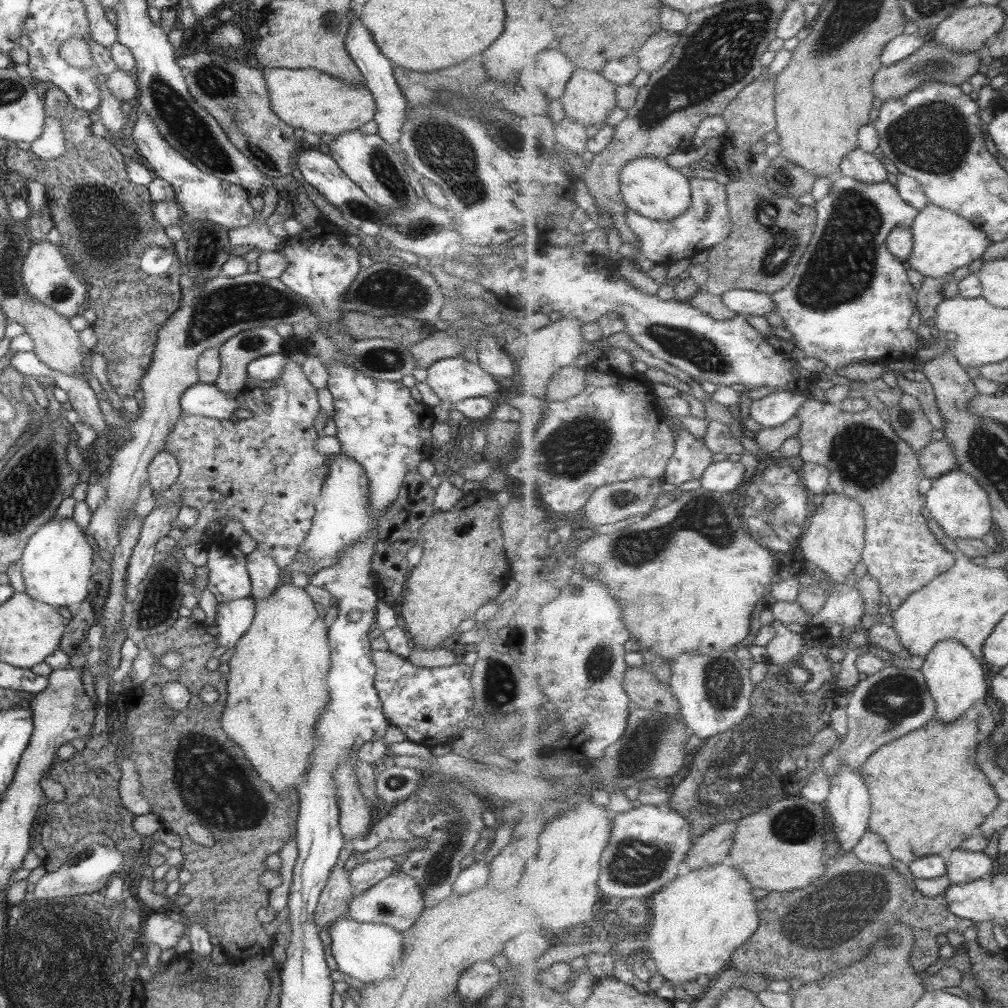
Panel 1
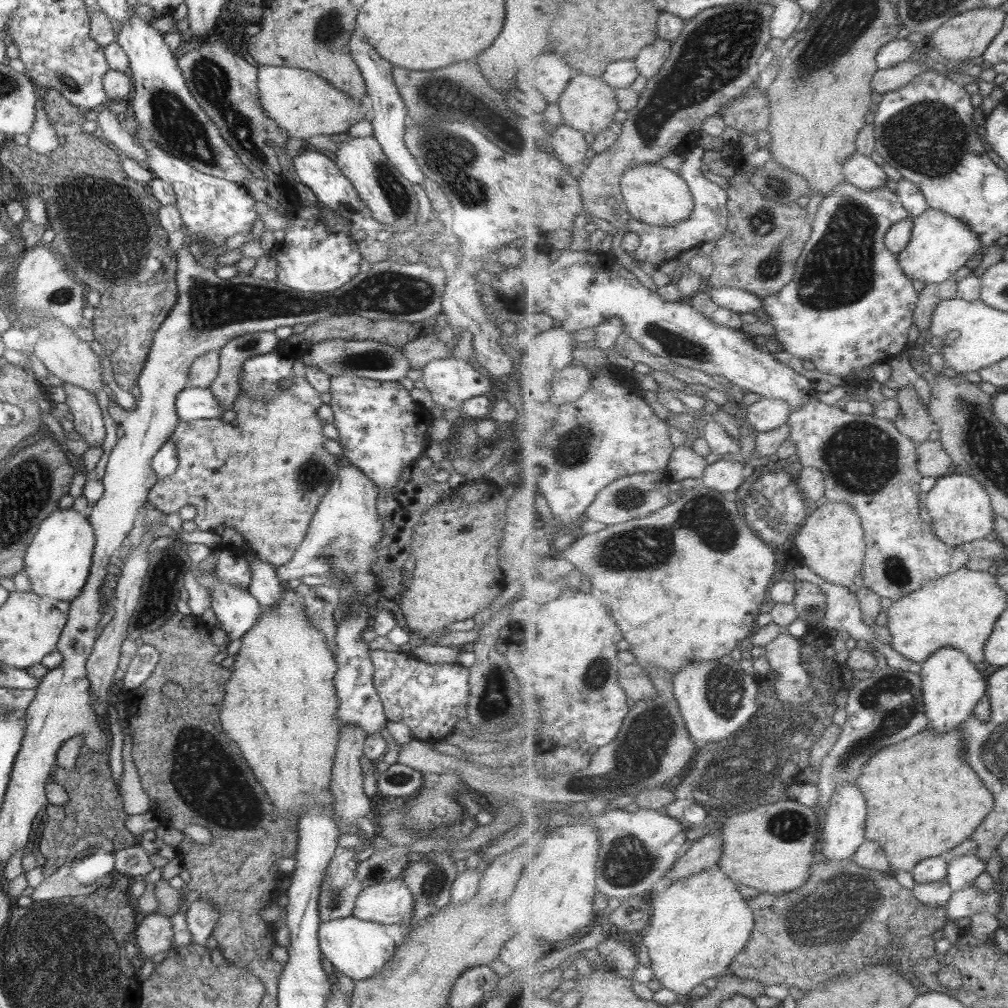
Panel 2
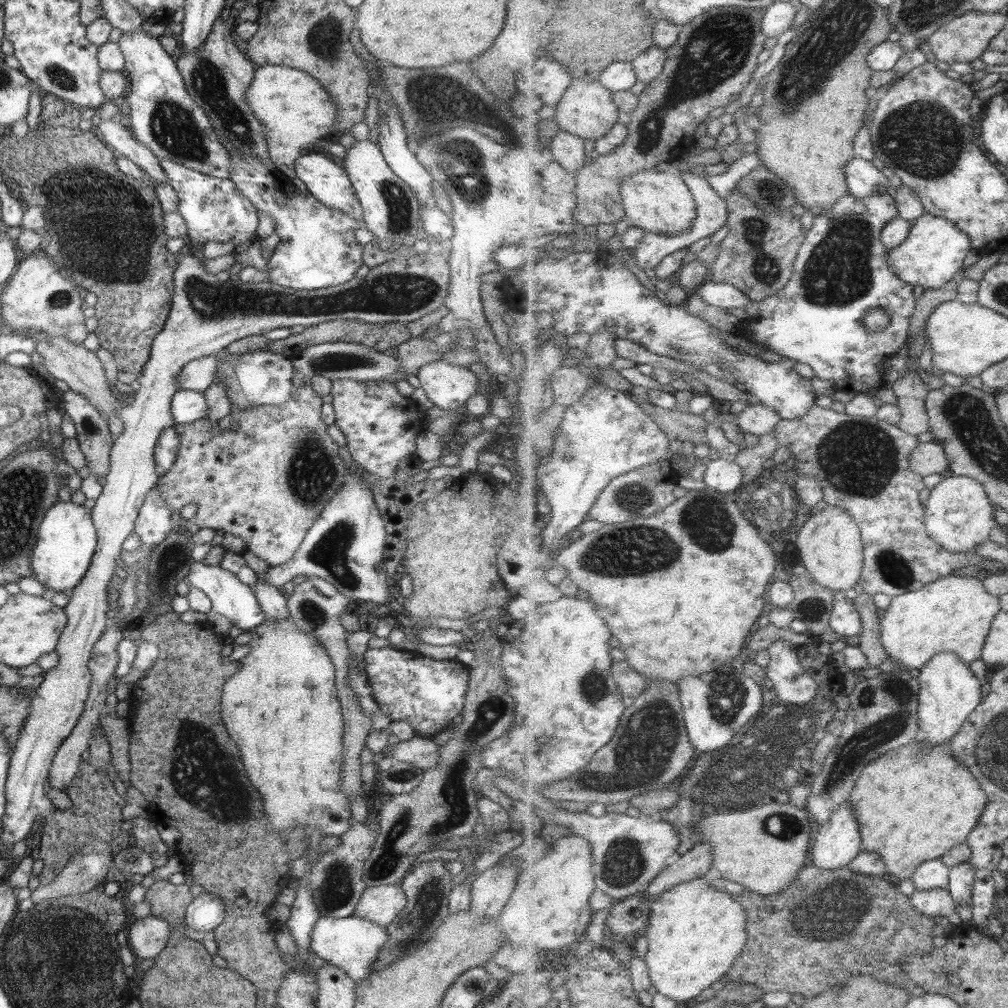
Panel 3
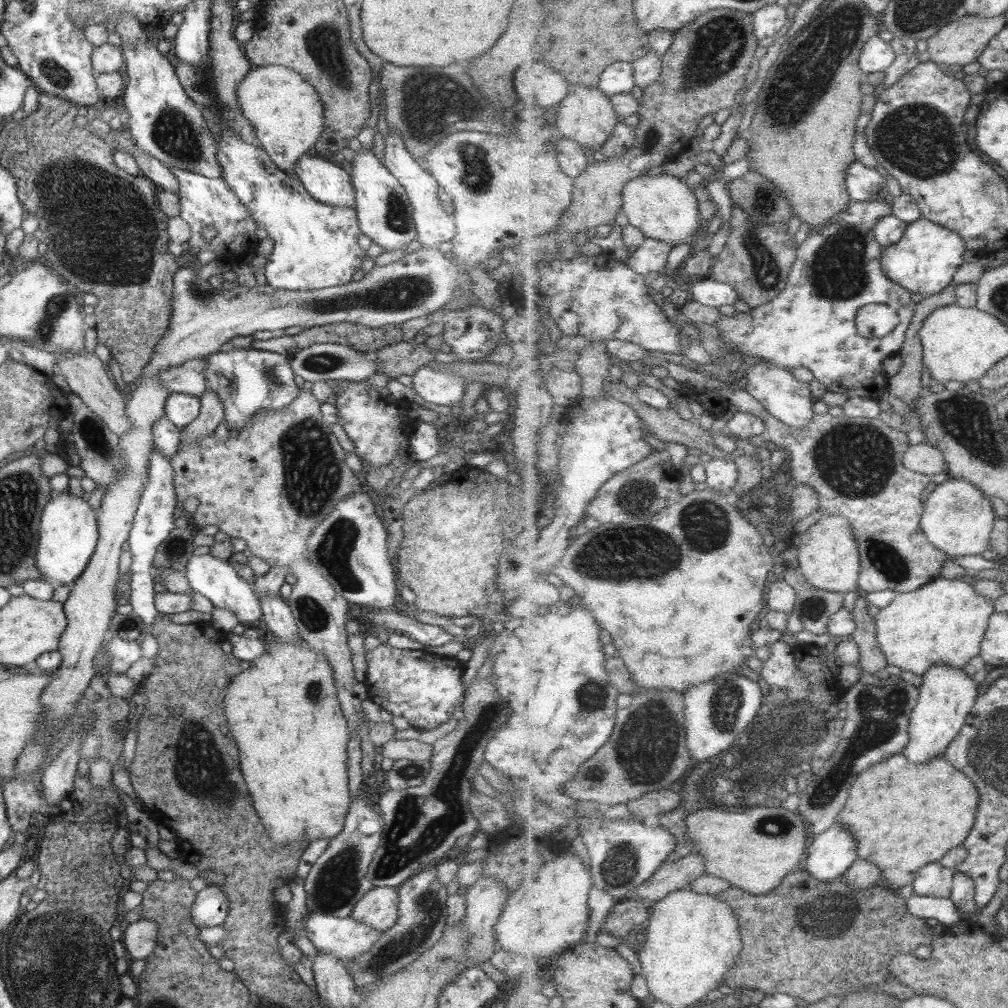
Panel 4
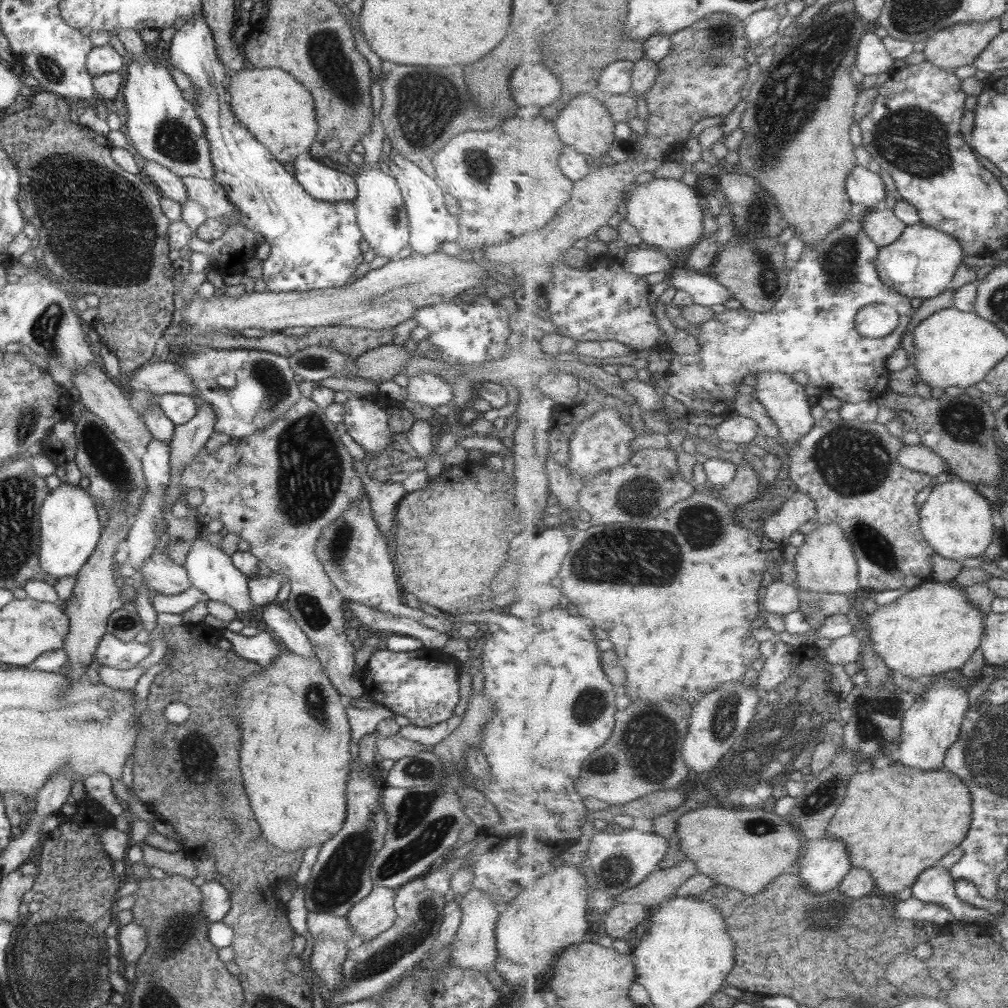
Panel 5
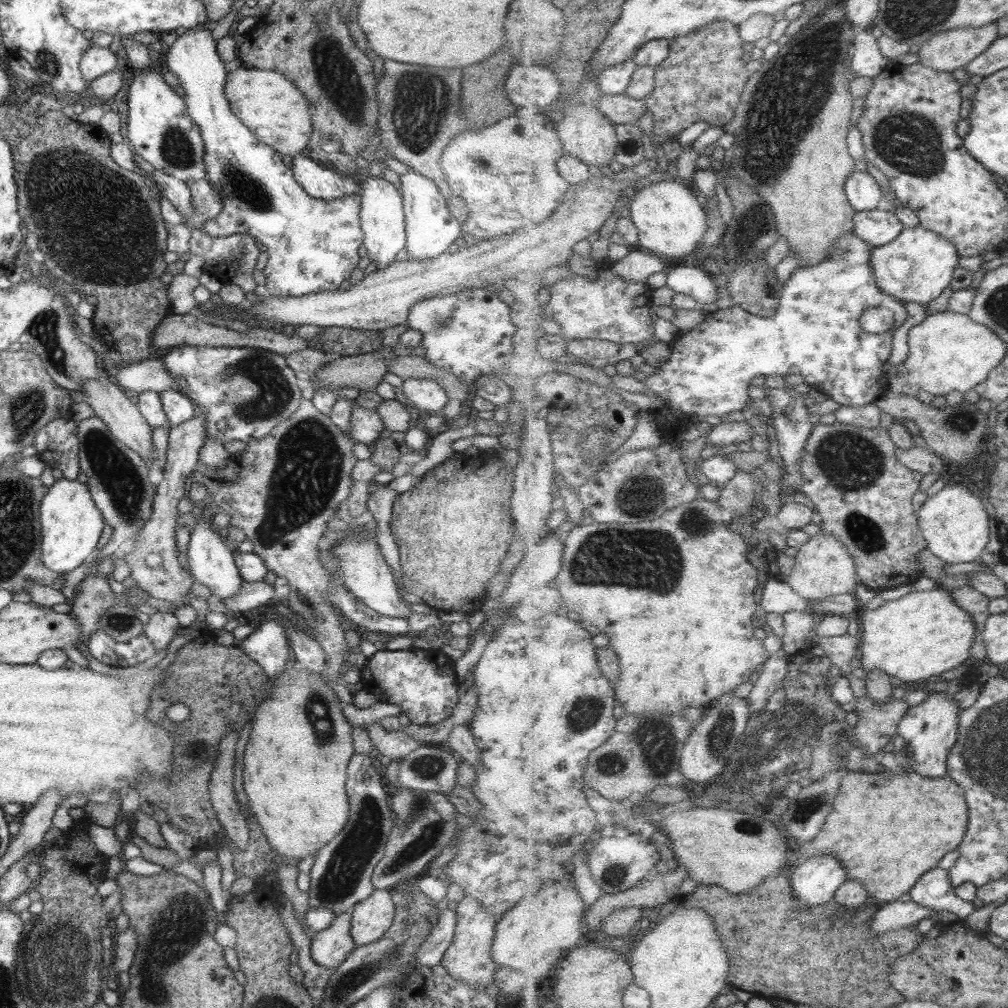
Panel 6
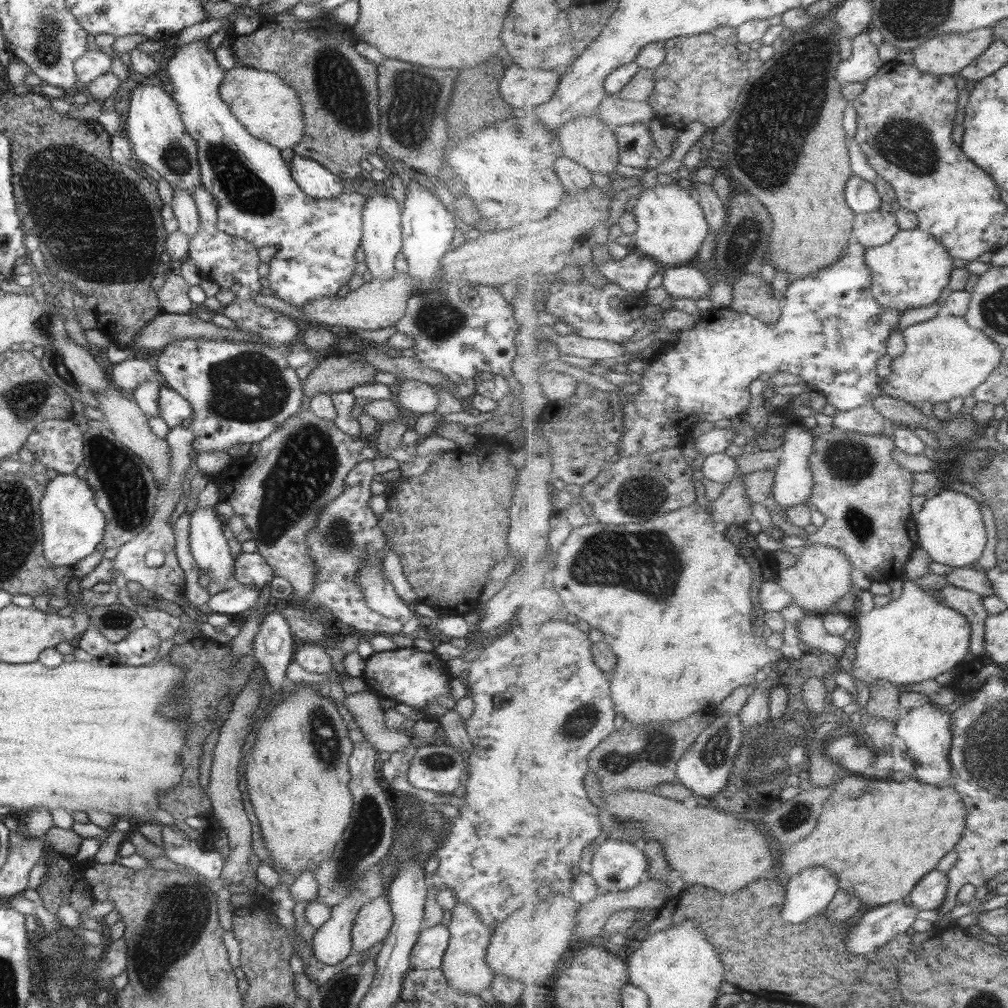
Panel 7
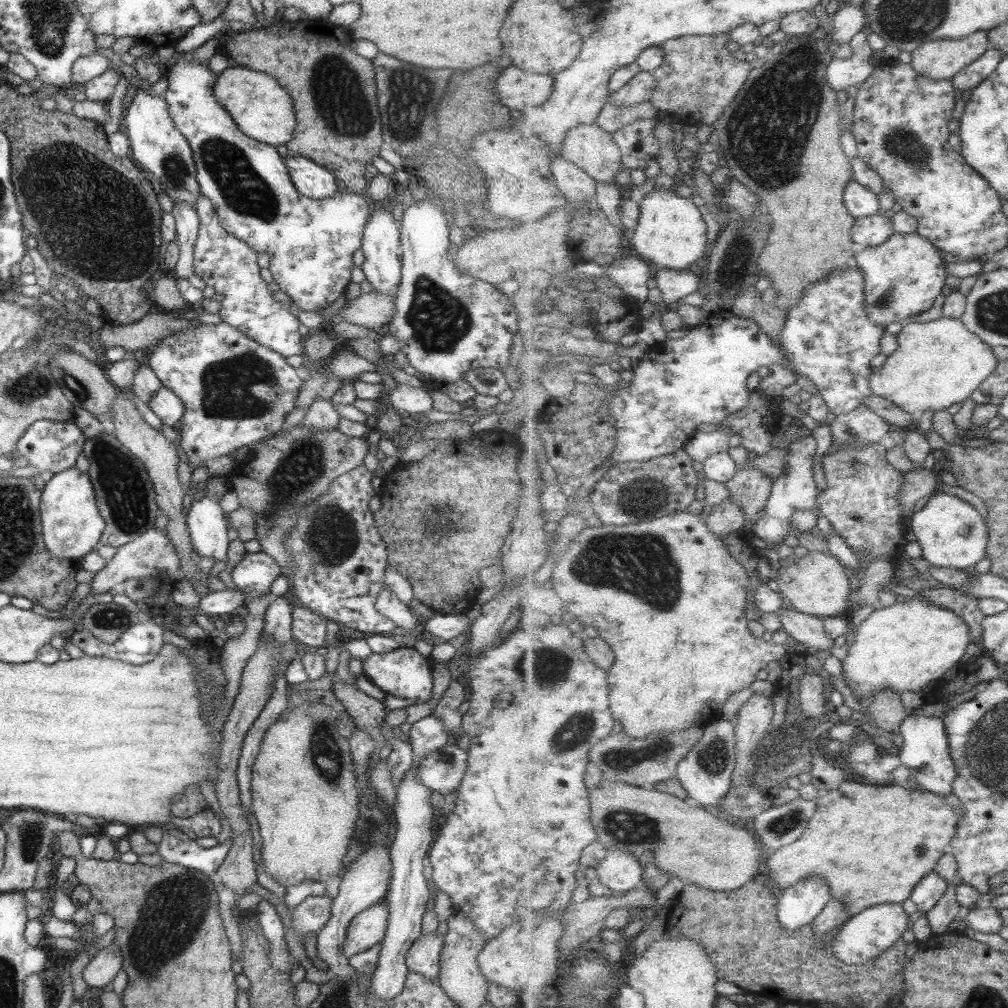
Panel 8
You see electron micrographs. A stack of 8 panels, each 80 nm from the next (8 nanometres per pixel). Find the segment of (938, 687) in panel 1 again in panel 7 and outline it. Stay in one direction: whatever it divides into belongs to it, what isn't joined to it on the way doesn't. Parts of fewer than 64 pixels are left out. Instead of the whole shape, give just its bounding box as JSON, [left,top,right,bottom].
[895,703,957,786]

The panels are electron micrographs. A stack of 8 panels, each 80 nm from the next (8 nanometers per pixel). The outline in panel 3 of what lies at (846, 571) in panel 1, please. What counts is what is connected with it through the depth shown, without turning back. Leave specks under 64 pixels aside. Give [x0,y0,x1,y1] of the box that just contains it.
[795,505,865,592]

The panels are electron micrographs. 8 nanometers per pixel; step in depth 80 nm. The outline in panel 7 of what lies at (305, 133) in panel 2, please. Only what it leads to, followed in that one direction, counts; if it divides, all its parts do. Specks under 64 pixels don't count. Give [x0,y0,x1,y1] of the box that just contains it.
[219,66,305,151]

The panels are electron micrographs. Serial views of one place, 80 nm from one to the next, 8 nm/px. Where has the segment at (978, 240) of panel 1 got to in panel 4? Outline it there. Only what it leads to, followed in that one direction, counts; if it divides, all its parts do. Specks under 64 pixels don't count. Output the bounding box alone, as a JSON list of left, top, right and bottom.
[882,218,966,296]

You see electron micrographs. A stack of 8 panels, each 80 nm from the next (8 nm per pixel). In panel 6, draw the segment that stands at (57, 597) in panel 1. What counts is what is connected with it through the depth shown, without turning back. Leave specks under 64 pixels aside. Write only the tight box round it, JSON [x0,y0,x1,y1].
[40,477,104,574]

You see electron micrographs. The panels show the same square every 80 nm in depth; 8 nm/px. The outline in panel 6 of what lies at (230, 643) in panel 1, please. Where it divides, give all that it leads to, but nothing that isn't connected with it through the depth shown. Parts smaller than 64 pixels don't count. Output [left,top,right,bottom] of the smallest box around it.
[187,513,243,601]

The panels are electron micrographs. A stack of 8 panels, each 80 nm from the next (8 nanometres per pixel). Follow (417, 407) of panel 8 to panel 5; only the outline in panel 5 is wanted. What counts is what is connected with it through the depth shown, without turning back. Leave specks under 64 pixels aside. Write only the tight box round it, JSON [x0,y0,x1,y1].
[403,372,452,410]

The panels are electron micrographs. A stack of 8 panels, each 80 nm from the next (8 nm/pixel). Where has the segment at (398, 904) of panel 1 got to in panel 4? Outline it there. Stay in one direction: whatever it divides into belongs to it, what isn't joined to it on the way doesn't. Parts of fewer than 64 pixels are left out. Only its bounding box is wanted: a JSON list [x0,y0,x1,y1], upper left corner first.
[348,886,397,932]

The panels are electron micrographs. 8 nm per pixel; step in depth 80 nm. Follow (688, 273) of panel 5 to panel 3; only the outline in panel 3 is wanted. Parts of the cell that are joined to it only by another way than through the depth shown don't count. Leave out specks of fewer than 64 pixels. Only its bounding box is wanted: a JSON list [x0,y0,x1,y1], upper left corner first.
[695,280,753,308]

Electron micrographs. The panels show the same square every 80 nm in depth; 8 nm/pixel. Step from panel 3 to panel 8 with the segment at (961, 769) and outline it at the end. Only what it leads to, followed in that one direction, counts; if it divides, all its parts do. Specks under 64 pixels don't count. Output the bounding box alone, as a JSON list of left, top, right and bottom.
[762,780,960,916]

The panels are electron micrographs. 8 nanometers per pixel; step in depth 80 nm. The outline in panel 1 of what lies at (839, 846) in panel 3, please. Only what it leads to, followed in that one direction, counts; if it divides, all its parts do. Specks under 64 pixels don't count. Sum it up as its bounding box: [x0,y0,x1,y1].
[825,764,873,852]

